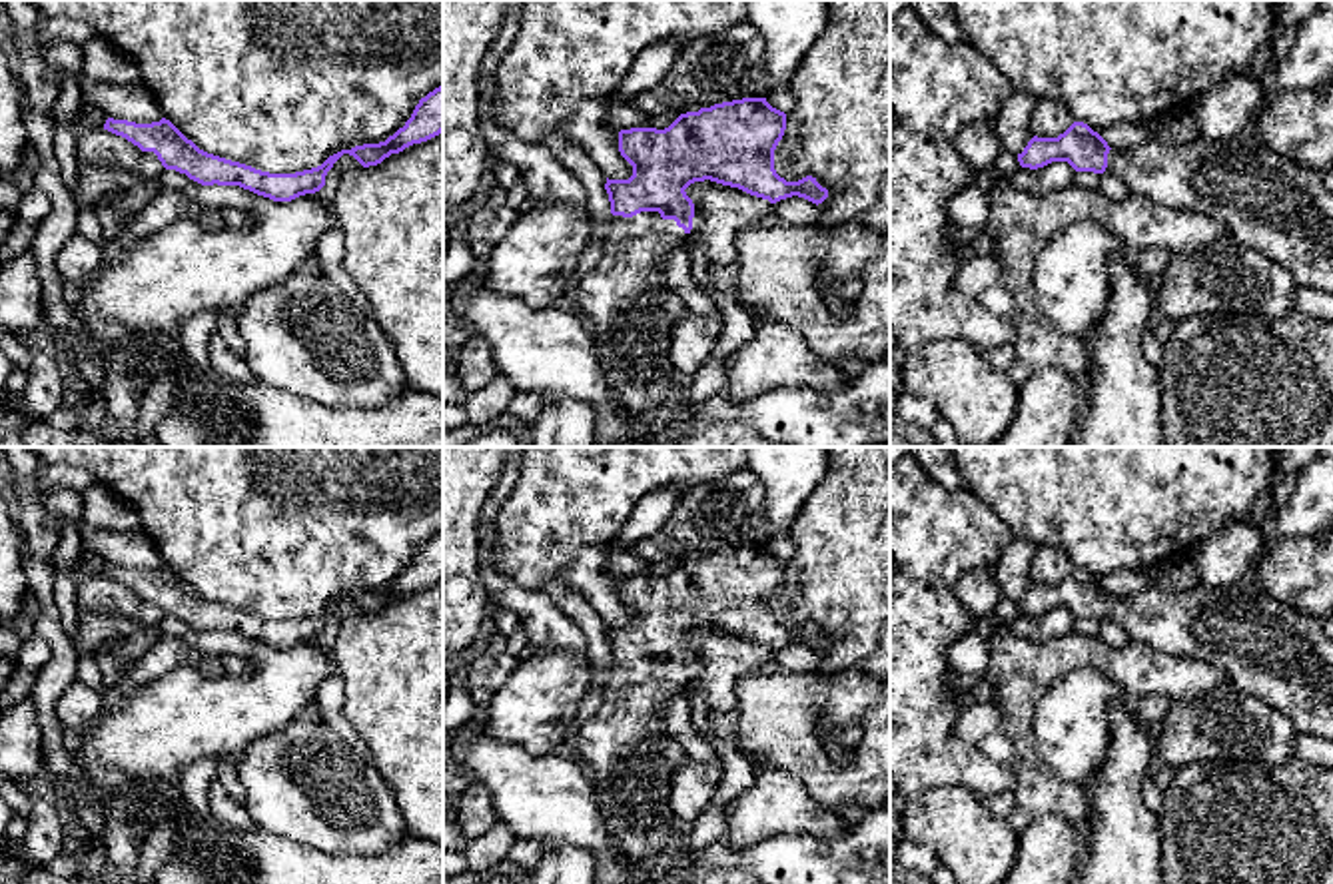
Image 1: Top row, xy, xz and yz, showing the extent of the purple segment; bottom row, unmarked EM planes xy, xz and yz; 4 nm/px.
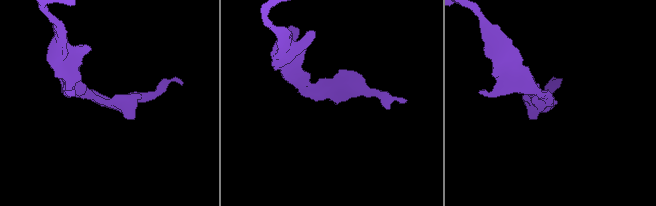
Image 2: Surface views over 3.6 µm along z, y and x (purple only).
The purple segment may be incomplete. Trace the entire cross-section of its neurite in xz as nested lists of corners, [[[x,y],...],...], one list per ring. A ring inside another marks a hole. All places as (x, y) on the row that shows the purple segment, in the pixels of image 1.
[[[742,98],[732,102],[700,108],[698,112],[680,114],[668,128],[631,128],[619,132],[619,152],[633,166],[629,180],[609,180],[605,190],[611,202],[611,216],[607,220],[609,235],[599,263],[579,281],[577,295],[583,315],[593,325],[593,341],[597,361],[609,383],[609,389],[619,399],[621,407],[631,419],[645,425],[661,423],[666,415],[684,407],[692,377],[680,373],[670,357],[672,327],[666,311],[655,299],[659,287],[666,287],[665,263],[668,255],[680,245],[680,239],[690,233],[694,204],[686,196],[686,188],[694,182],[716,182],[722,186],[738,188],[750,196],[776,204],[780,200],[798,196],[812,204],[822,204],[828,190],[816,178],[806,176],[798,182],[786,182],[774,170],[774,150],[786,130],[786,114],[772,108],[766,98]]]

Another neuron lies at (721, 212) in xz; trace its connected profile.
[[[710,180],[694,182],[684,192],[694,204],[694,218],[678,247],[700,251],[708,285],[738,299],[760,321],[736,289],[736,235],[752,223],[776,223],[774,204]]]

